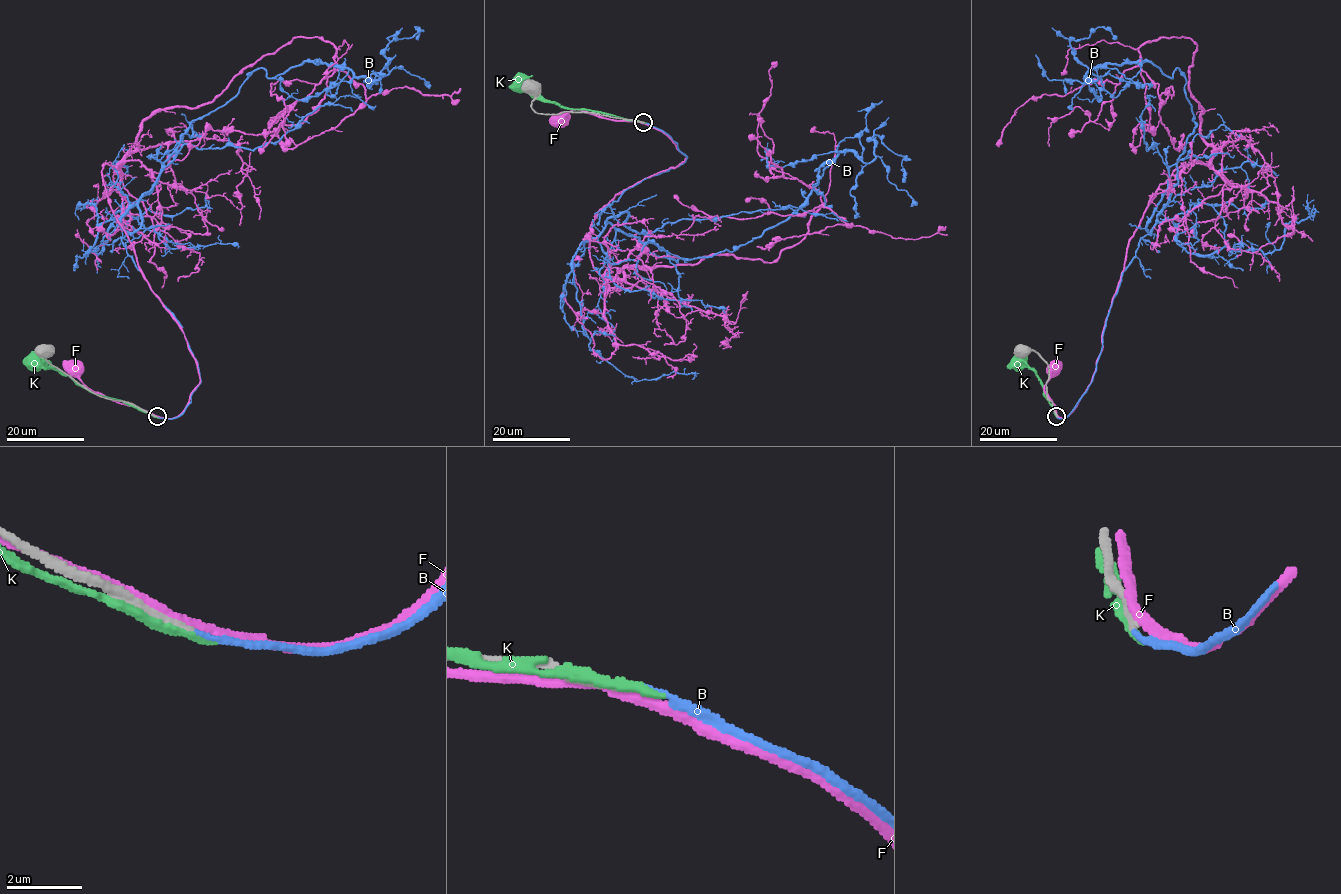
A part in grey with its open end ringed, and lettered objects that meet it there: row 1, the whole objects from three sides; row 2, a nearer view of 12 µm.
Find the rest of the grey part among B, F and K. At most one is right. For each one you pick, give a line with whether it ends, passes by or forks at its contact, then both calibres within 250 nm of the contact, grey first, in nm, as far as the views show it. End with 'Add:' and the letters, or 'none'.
B: it ends | 190/110 nm
Add: B

